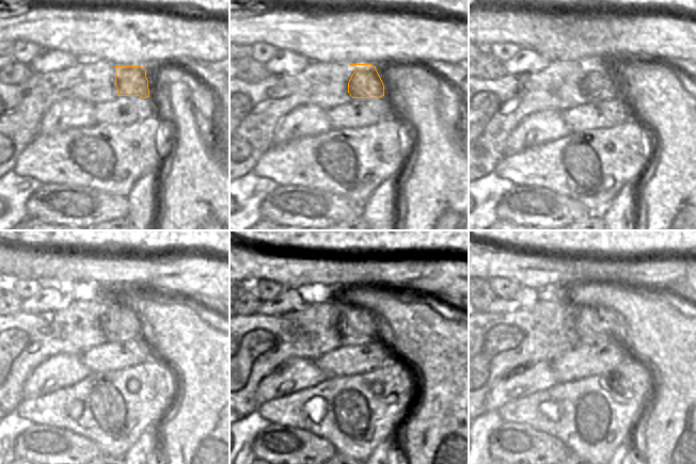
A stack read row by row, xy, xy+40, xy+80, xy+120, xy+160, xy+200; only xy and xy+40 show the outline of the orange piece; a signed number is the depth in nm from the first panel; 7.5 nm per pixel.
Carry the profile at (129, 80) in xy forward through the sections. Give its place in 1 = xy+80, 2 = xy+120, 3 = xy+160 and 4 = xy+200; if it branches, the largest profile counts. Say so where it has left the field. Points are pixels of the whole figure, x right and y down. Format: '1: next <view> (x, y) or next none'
1: next xy+80 (599, 85)
2: next xy+120 (111, 335)
3: next xy+160 (350, 335)
4: next xy+200 (588, 334)

